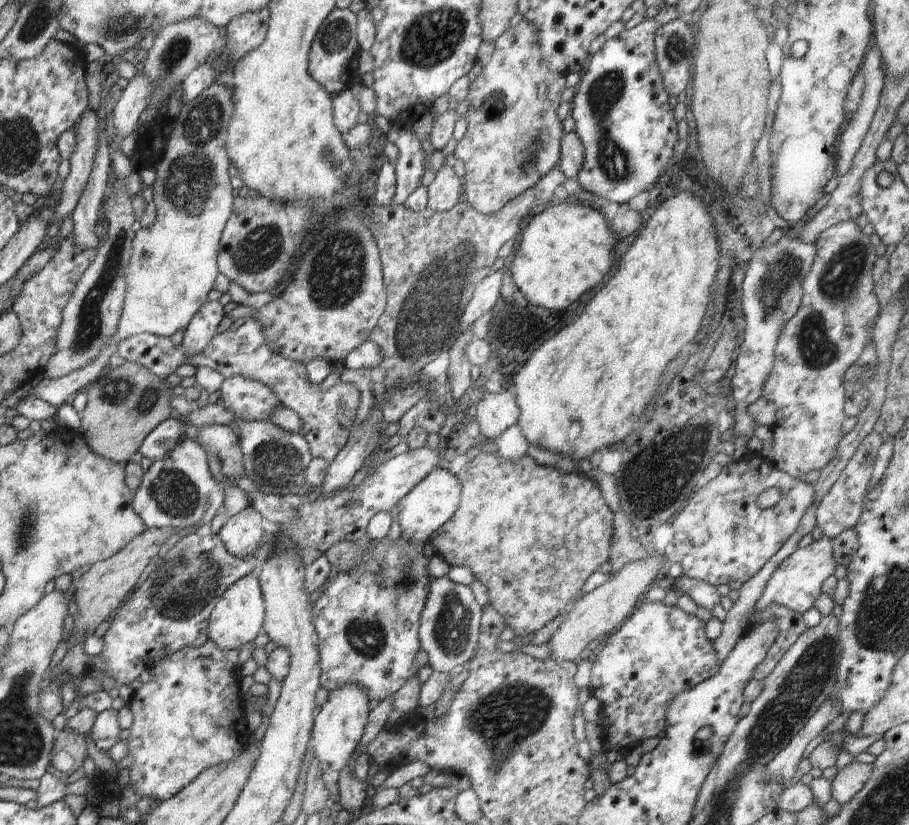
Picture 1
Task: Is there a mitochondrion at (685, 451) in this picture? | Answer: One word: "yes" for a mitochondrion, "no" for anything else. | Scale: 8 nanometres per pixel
yes

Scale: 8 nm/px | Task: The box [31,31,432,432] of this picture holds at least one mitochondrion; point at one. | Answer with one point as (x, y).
(188, 184)

